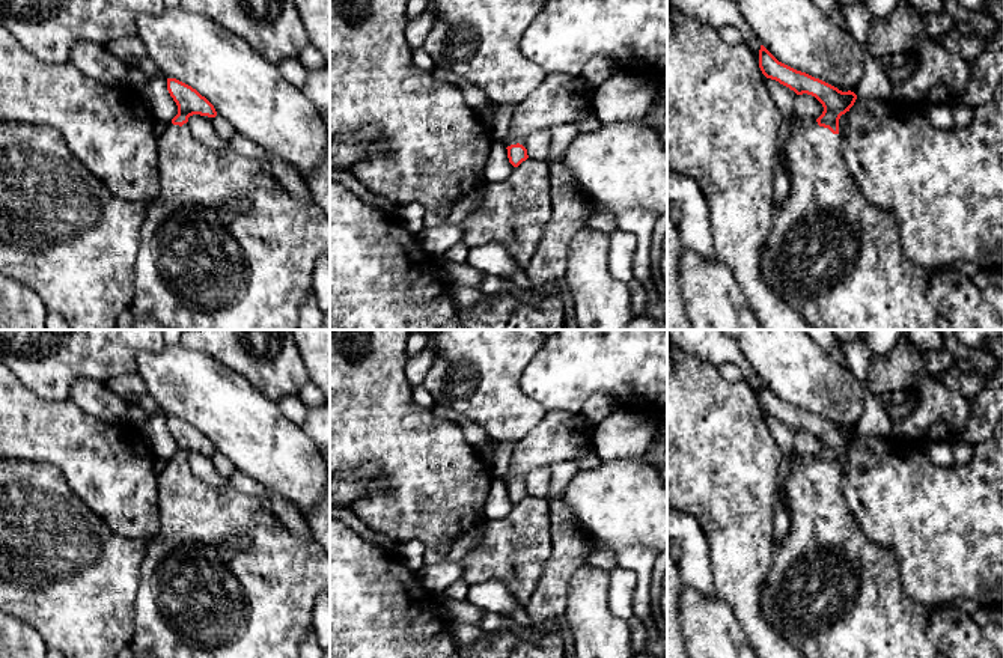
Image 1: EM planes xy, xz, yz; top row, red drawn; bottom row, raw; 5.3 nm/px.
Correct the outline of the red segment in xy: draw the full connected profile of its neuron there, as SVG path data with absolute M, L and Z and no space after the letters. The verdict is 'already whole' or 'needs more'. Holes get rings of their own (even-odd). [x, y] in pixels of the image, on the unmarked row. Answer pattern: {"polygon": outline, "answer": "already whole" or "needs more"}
{"polygon": "M167 416L167 428L178 443L178 452L167 461L157 476L160 530L148 541L142 563L142 577L133 605L131 649L136 656L149 653L154 658L298 658L300 646L313 626L315 599L321 593L330 595L330 556L319 544L295 536L261 500L238 491L229 482L223 488L211 488L190 468L188 455L193 452L215 455L214 443L191 423Z", "answer": "needs more"}

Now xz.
{"polygon": "M550 411L526 437L514 444L509 468L503 477L509 500L518 504L529 495L527 474L538 467L575 461L593 452L595 425L583 414Z", "answer": "needs more"}

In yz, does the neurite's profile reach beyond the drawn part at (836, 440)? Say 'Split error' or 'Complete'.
Split error

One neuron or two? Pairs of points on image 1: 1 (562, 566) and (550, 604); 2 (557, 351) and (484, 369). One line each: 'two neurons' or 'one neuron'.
1: one neuron
2: two neurons

